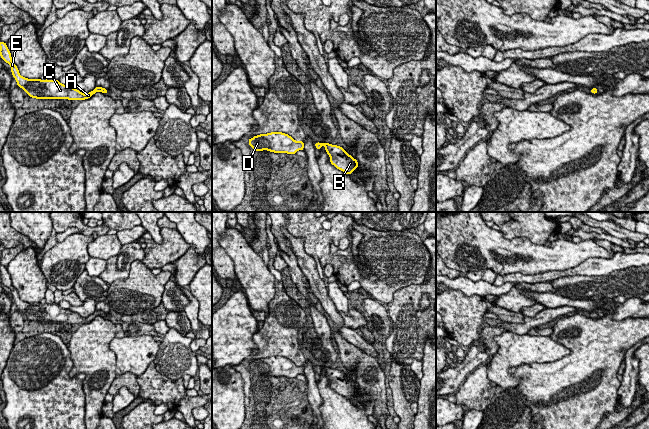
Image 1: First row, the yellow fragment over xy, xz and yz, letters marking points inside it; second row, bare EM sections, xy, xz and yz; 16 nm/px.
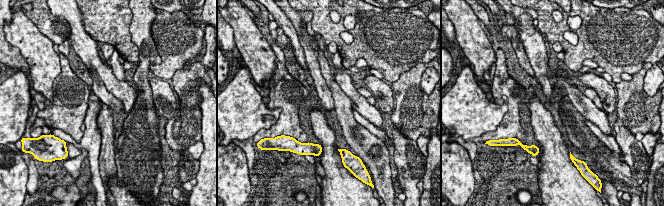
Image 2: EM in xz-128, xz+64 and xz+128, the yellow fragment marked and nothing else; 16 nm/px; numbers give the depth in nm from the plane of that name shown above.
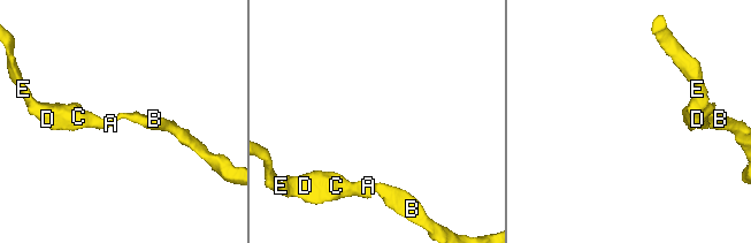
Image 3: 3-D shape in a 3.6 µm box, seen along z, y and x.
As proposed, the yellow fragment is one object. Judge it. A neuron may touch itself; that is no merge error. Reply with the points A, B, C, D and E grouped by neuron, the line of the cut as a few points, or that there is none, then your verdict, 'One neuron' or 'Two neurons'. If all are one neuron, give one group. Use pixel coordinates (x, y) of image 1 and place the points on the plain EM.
Groups: A B C D E. No split. One neuron

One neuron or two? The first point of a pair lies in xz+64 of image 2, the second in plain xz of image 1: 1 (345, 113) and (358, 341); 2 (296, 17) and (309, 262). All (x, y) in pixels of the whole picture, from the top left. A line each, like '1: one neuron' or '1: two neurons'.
1: two neurons
2: one neuron

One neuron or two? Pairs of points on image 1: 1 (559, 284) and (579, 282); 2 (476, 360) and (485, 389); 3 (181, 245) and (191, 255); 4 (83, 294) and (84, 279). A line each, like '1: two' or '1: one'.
1: one
2: two
3: two
4: one

